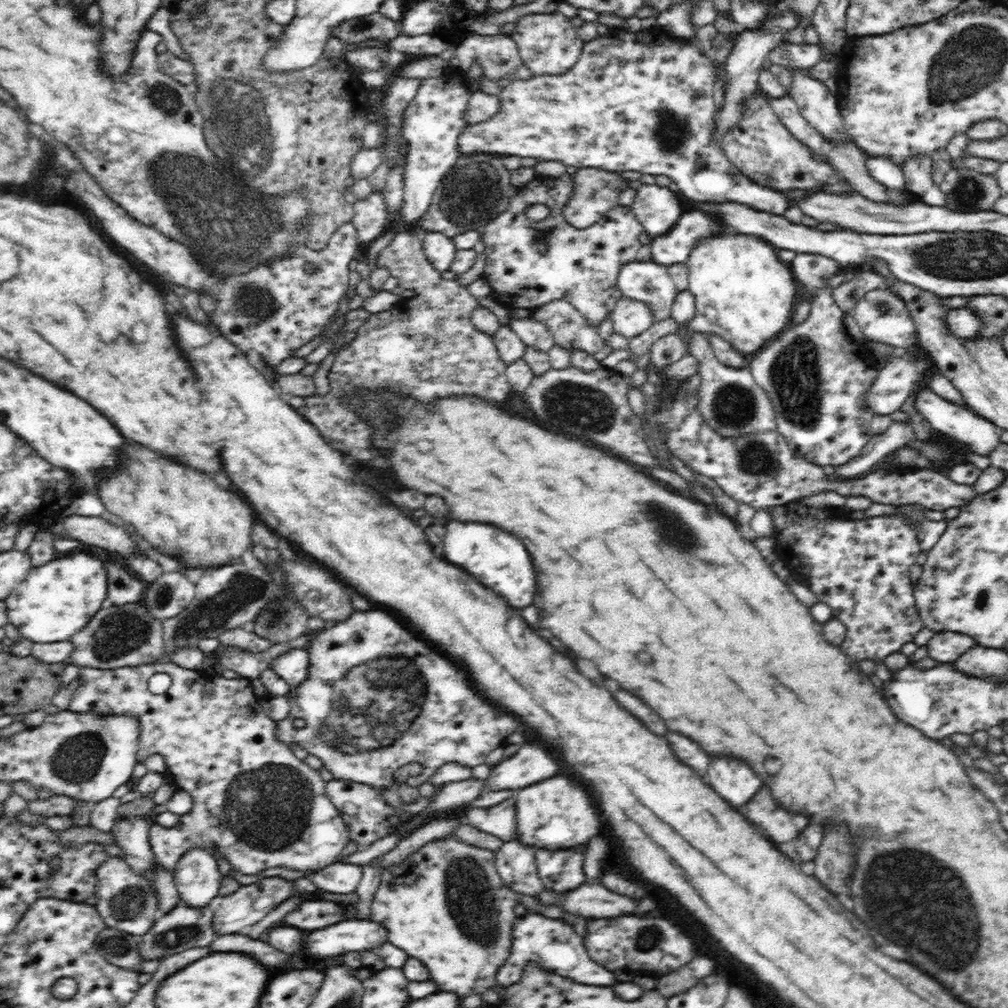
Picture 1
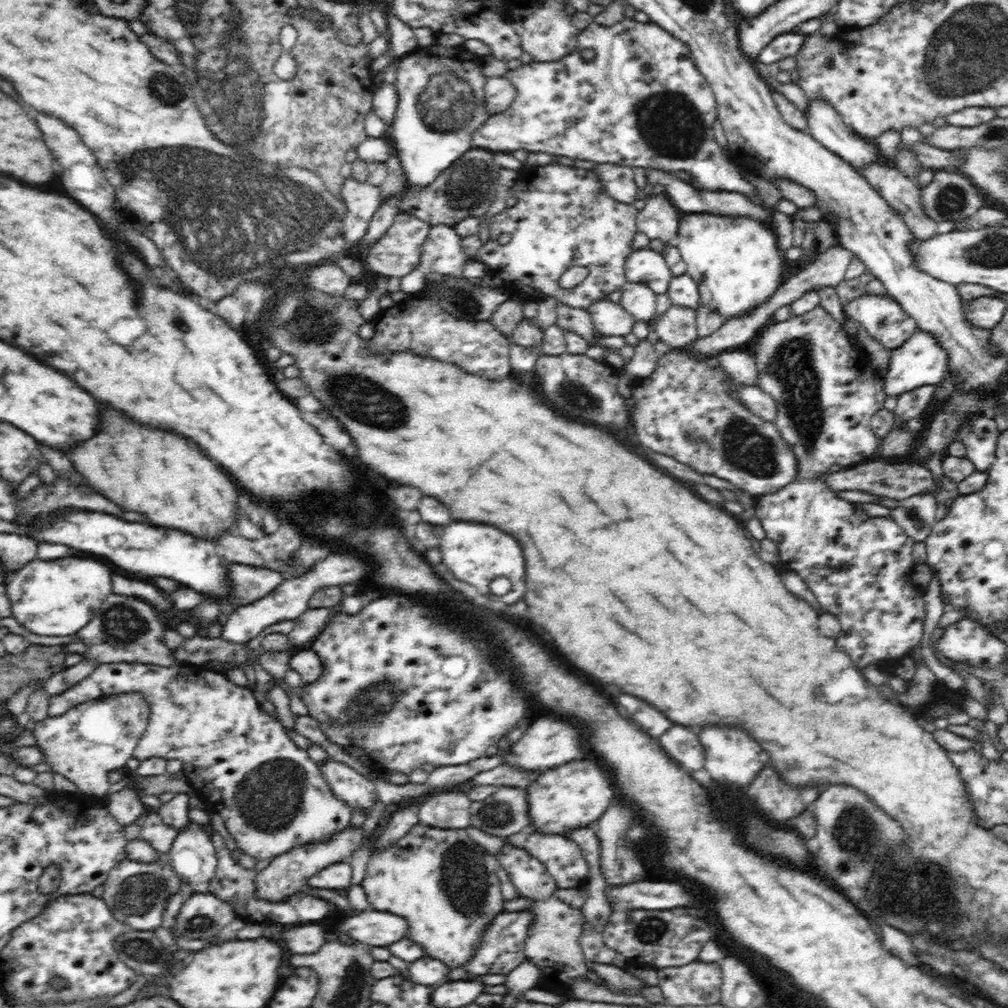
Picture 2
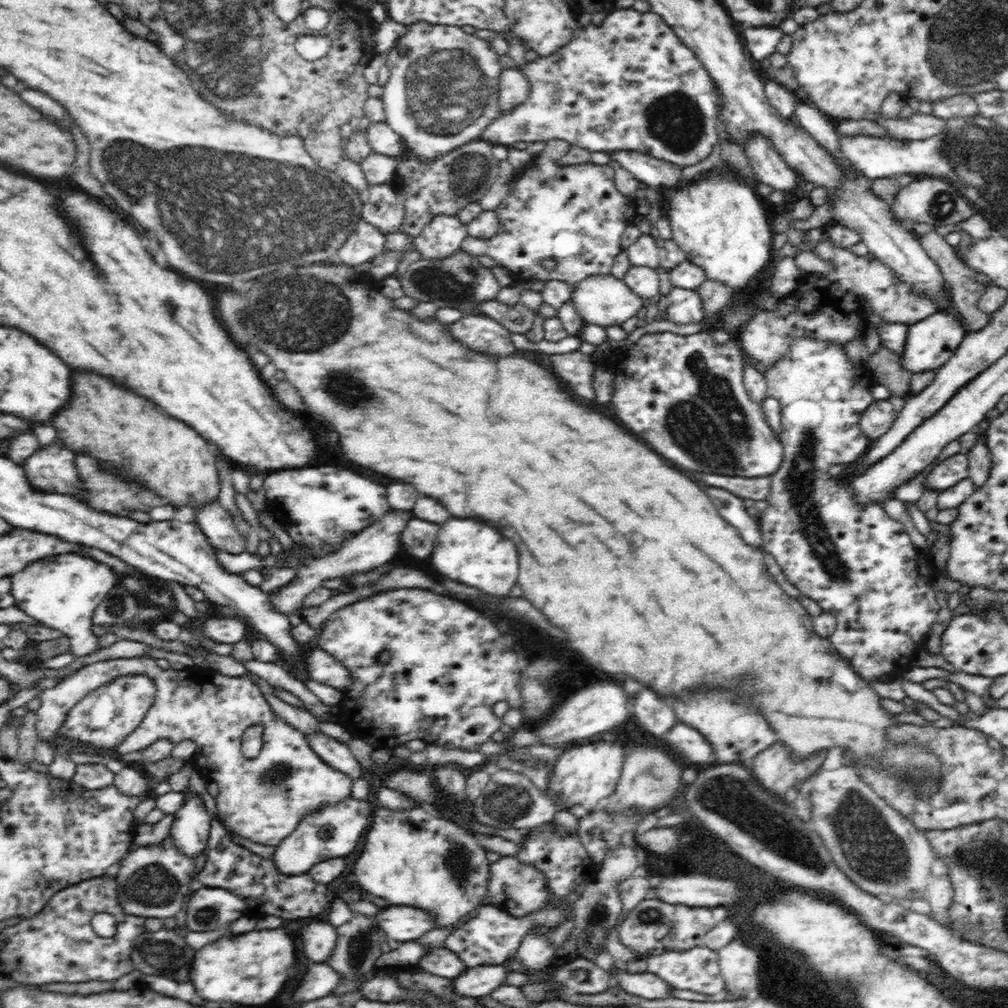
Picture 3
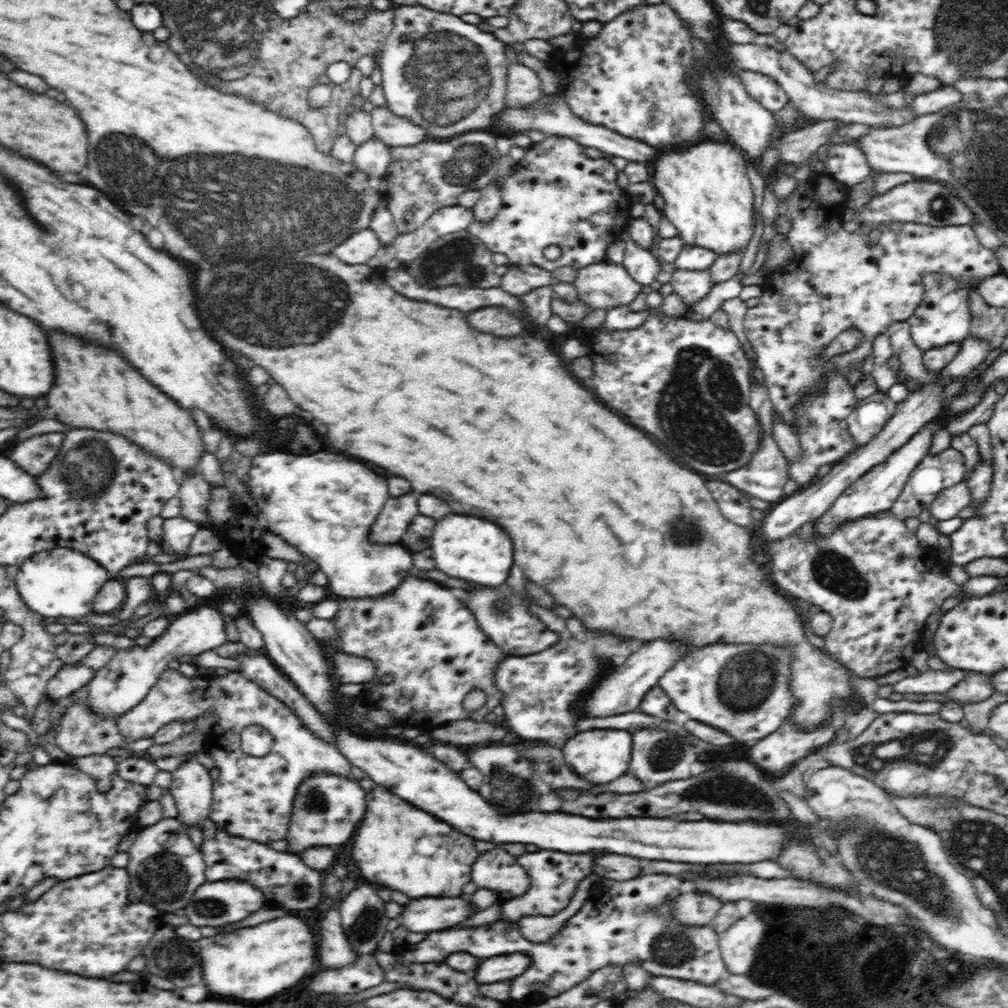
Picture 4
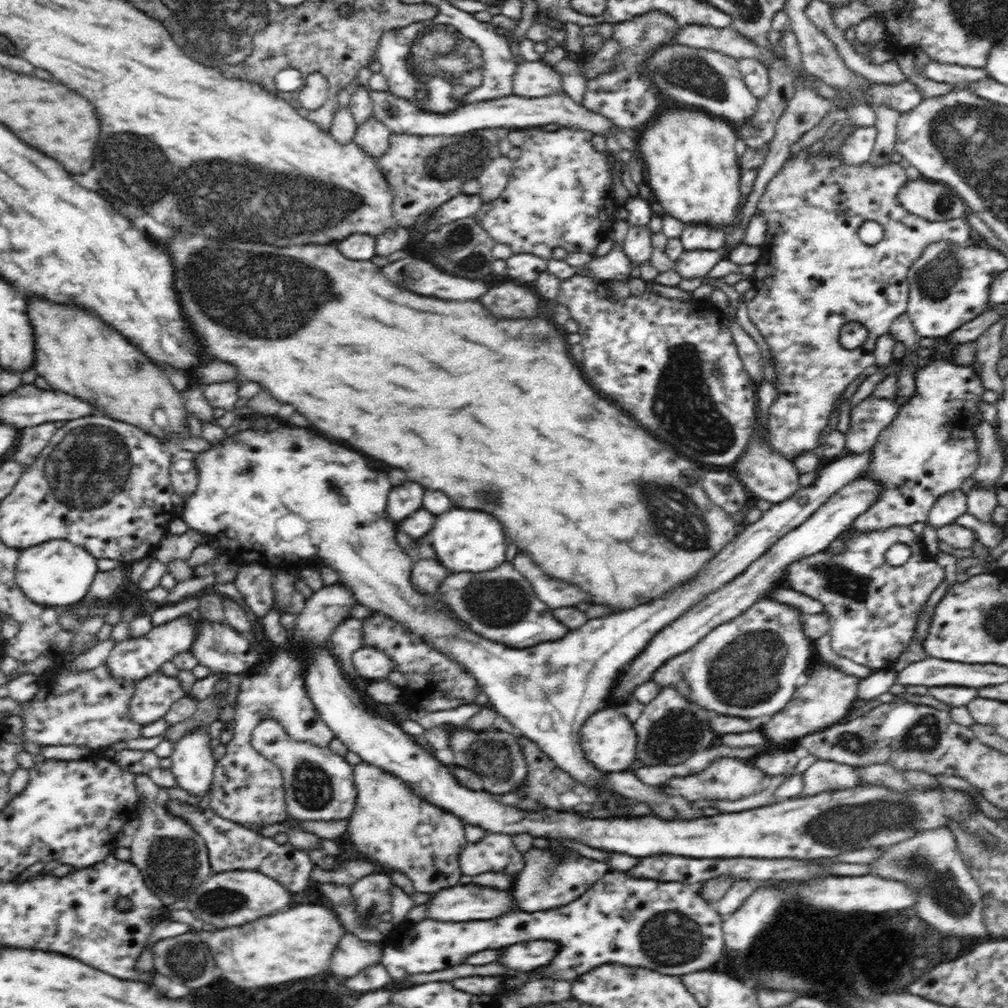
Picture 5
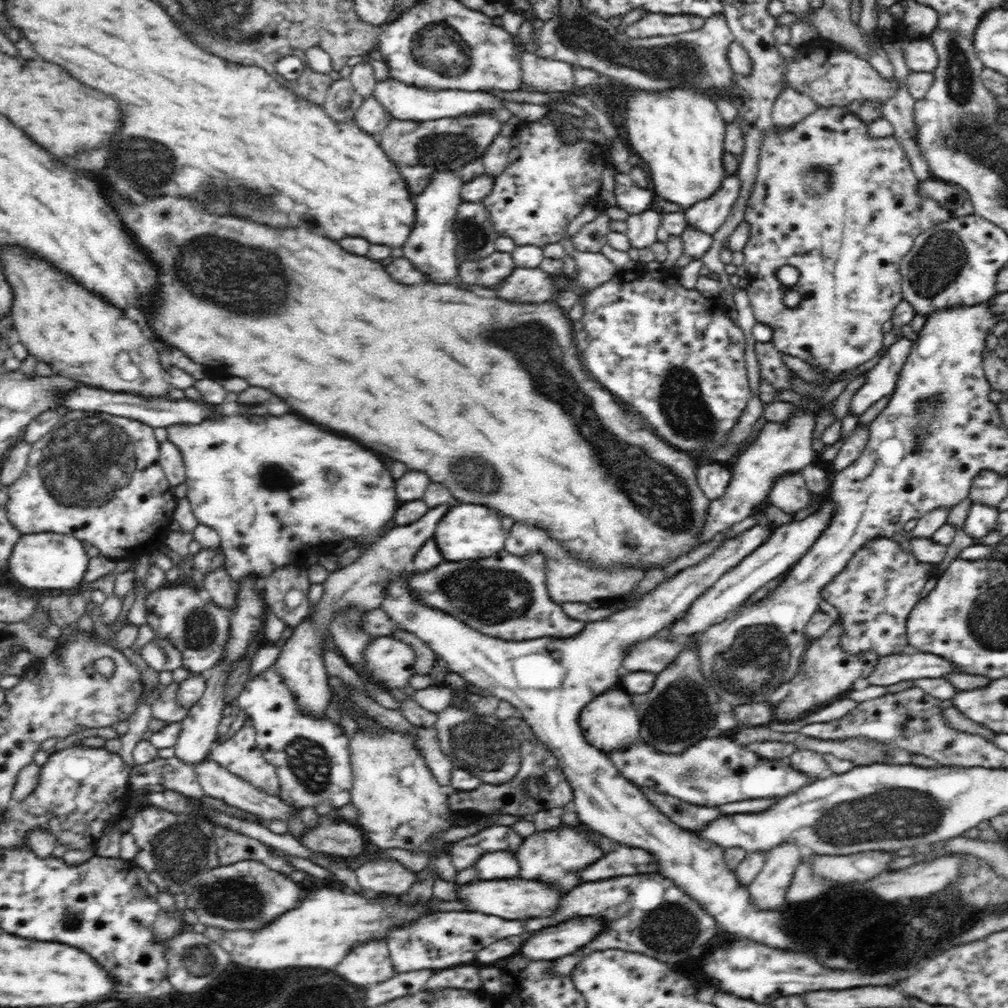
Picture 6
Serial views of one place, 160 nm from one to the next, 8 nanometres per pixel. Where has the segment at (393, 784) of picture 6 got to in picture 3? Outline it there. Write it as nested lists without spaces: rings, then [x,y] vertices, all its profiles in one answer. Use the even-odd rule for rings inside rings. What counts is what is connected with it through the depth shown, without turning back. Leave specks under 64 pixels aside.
[[[382,806],[373,812],[373,822],[365,836],[364,848],[353,869],[362,892],[384,898],[394,906],[413,906],[427,910],[435,916],[437,928],[450,928],[466,914],[483,905],[482,898],[487,895],[490,872],[487,850],[479,844],[475,834],[460,824],[436,816],[422,806],[410,810],[388,810]]]

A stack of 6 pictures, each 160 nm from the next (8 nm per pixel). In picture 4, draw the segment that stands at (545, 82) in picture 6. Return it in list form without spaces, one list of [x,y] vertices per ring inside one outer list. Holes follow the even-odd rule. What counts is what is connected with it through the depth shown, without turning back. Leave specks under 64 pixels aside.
[[[517,62],[508,70],[505,108],[524,108],[544,96],[541,80],[532,69]]]

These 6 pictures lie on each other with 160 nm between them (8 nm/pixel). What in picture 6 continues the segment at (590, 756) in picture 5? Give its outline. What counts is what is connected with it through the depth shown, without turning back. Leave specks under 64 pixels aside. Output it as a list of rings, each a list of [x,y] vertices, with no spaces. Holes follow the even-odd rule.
[[[619,685],[613,690],[602,692],[600,696],[596,696],[594,700],[586,704],[580,712],[579,724],[585,739],[605,755],[608,752],[626,750],[640,741],[640,721],[637,709],[630,699],[630,694]]]

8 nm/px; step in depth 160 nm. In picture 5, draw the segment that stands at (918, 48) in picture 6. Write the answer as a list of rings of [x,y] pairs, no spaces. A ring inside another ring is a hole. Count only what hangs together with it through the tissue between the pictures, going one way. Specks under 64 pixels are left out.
[[[930,61],[925,67],[925,77],[936,82],[958,85],[960,83],[976,83],[989,78],[984,69],[960,67]]]

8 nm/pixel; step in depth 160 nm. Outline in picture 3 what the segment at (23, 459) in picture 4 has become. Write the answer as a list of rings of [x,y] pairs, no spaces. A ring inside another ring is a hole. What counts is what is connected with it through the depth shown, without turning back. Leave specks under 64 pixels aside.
[[[56,438],[53,445],[41,451],[37,449],[22,467],[30,485],[40,493],[58,493],[70,497],[77,493],[86,495],[87,490],[81,488],[73,456],[74,453],[64,441]]]

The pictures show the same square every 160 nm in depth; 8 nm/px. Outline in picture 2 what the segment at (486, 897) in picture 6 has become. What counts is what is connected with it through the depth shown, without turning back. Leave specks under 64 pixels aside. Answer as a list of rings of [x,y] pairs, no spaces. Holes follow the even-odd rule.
[[[371,909],[346,918],[338,930],[362,944],[390,946],[405,938],[408,927],[408,922],[401,916]]]

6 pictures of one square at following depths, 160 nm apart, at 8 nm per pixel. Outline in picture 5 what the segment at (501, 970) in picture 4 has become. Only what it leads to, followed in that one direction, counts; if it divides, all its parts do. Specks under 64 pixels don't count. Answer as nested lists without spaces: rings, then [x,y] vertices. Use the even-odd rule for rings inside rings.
[[[532,940],[522,944],[512,944],[510,948],[500,953],[497,962],[504,964],[506,969],[523,975],[546,967],[554,960],[558,947],[555,940]]]

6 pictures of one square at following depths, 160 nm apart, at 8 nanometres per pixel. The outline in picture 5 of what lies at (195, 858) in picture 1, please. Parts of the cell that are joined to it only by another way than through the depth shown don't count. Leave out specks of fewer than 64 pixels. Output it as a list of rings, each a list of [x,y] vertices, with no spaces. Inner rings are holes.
[[[209,727],[188,732],[175,743],[171,771],[177,786],[194,796],[204,796],[212,788],[216,760],[212,756]]]

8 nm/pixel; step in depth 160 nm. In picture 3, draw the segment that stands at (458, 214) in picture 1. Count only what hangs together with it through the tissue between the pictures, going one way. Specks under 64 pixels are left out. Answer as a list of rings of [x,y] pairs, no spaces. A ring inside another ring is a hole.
[[[477,139],[476,142],[450,150],[448,155],[439,157],[434,162],[419,160],[409,153],[399,157],[396,177],[391,182],[405,208],[400,229],[412,237],[417,237],[434,217],[440,214],[457,216],[460,208],[464,208],[466,204],[480,202],[488,188],[494,184],[500,170],[499,160],[492,152],[493,146]]]

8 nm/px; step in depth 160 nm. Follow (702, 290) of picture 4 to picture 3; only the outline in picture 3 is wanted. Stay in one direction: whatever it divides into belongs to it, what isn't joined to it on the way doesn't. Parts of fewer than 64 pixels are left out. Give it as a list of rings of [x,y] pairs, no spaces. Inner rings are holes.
[[[672,286],[668,294],[665,320],[672,324],[692,324],[705,318],[699,291]]]

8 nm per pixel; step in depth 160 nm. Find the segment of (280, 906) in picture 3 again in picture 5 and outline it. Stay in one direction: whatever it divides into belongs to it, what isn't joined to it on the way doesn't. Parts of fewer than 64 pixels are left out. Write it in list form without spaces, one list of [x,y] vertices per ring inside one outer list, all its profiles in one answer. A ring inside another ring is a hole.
[[[170,799],[165,808],[170,814],[186,820],[205,840],[209,863],[214,873],[250,869],[277,880],[292,894],[300,894],[310,888],[310,874],[315,864],[306,851],[294,848],[289,842],[278,844],[272,837],[263,836],[253,829],[218,816],[211,808],[199,811],[196,807]]]

